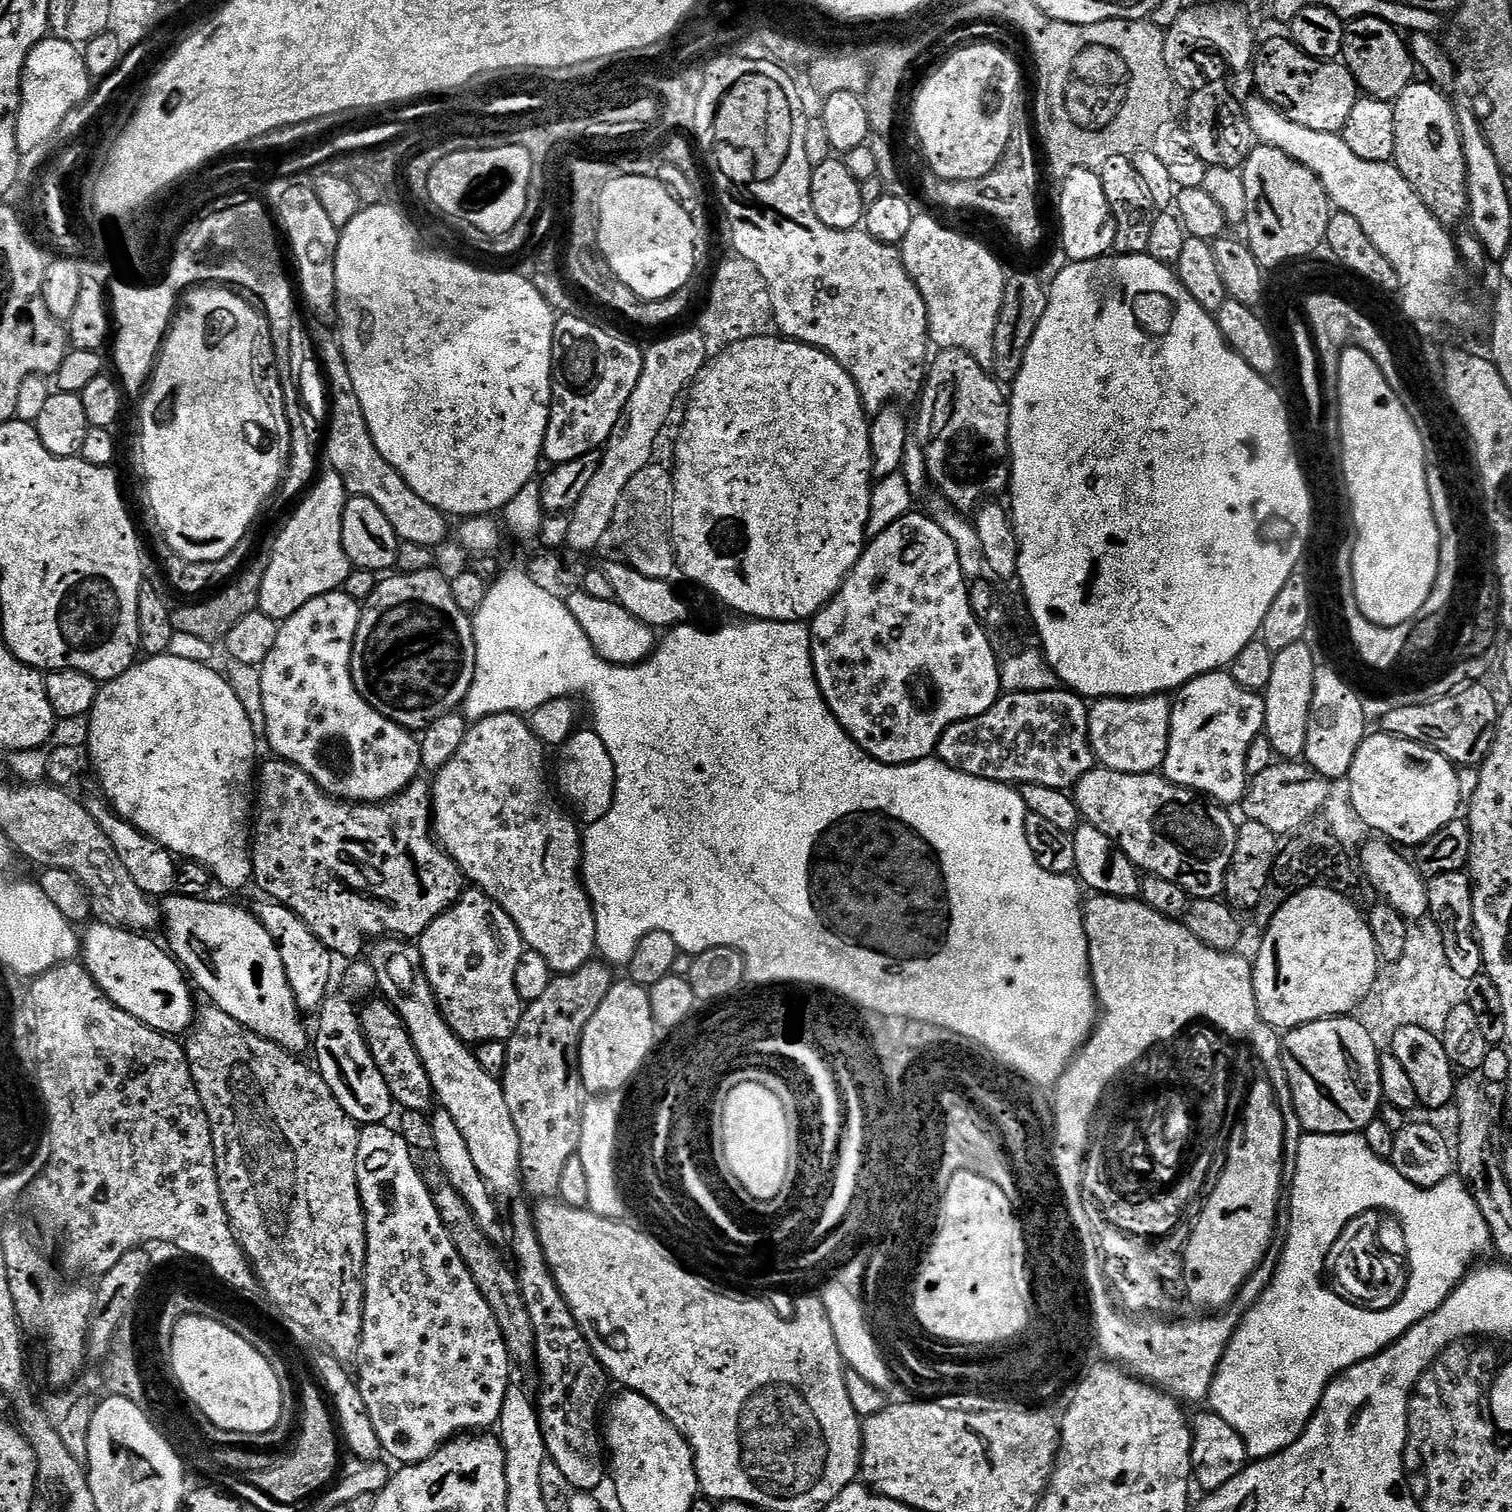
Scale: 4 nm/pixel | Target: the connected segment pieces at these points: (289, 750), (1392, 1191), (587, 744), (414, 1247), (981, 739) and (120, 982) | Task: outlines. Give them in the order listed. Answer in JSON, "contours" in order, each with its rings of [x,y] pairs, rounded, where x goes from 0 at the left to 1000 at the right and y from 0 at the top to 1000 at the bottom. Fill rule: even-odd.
{"contours":[[[[223,390],[218,393],[213,393],[210,396],[202,398],[202,401],[200,401],[200,403],[197,403],[191,410],[188,410],[185,413],[184,425],[181,425],[181,430],[179,430],[179,433],[175,436],[175,438],[171,440],[173,451],[173,468],[175,468],[176,472],[175,487],[177,489],[178,493],[183,497],[181,498],[185,502],[190,503],[194,507],[199,508],[202,512],[205,512],[207,517],[216,526],[236,532],[251,532],[252,529],[259,529],[269,519],[272,519],[273,516],[278,513],[278,491],[271,482],[267,481],[265,479],[261,479],[258,475],[255,475],[253,472],[250,472],[250,470],[243,466],[239,462],[239,459],[237,459],[237,456],[234,454],[234,448],[233,448],[233,431],[234,430],[234,425],[237,419],[237,411],[239,409],[238,402],[239,402],[239,397],[230,394],[227,390]]],[[[866,749],[860,753],[858,771],[856,774],[854,794],[851,797],[852,820],[849,821],[849,828],[847,830],[847,834],[840,851],[837,851],[835,858],[832,858],[832,861],[823,870],[823,874],[819,877],[819,880],[812,891],[812,894],[806,903],[802,919],[800,919],[798,925],[801,933],[804,934],[810,940],[813,940],[813,943],[816,943],[816,946],[819,946],[819,948],[821,948],[821,954],[824,954],[826,964],[842,963],[847,960],[851,956],[853,956],[856,952],[862,948],[862,944],[865,942],[865,938],[873,929],[874,922],[878,919],[880,913],[883,913],[887,907],[895,905],[898,901],[905,899],[907,897],[911,897],[914,892],[917,892],[918,890],[930,883],[931,880],[935,878],[938,873],[942,873],[948,866],[951,866],[951,864],[954,864],[954,861],[966,850],[966,847],[971,843],[974,837],[978,834],[976,833],[983,825],[985,827],[987,825],[988,821],[985,813],[983,811],[983,806],[980,806],[980,800],[978,800],[975,792],[971,789],[971,785],[966,781],[965,777],[960,777],[956,777],[948,786],[938,786],[935,782],[931,781],[927,776],[925,776],[925,774],[917,767],[910,765],[906,758],[904,757],[901,751],[878,751],[877,750]],[[897,817],[913,817],[913,825],[915,827],[915,842],[913,843],[913,847],[911,849],[907,849],[907,839],[905,837],[904,832],[899,829],[899,820]],[[884,838],[886,838],[886,854],[878,852],[873,847],[873,843],[878,839]]],[[[382,483],[373,492],[370,493],[370,506],[368,508],[368,513],[370,515],[370,521],[373,526],[384,536],[383,542],[391,544],[398,541],[405,532],[407,522],[407,507],[394,483]]],[[[256,743],[253,743],[242,743],[238,746],[238,752],[237,753],[237,766],[235,767],[235,776],[237,776],[237,787],[238,788],[238,794],[241,798],[241,810],[242,811],[242,819],[243,819],[243,829],[242,829],[242,835],[241,835],[241,874],[239,874],[239,882],[238,883],[238,893],[235,895],[235,901],[238,902],[238,910],[237,907],[237,915],[238,917],[238,921],[239,922],[239,927],[242,927],[242,933],[245,935],[245,940],[247,940],[247,946],[251,952],[252,958],[255,961],[257,960],[261,965],[265,966],[265,969],[276,968],[282,964],[284,964],[284,962],[287,962],[292,956],[296,954],[297,952],[305,948],[315,948],[318,946],[323,946],[325,943],[330,942],[331,936],[332,935],[332,927],[335,925],[337,913],[336,913],[336,902],[337,903],[337,897],[335,893],[335,888],[332,885],[332,880],[329,880],[329,874],[327,872],[327,866],[324,866],[324,864],[321,861],[321,858],[319,858],[319,856],[316,853],[316,851],[313,848],[313,845],[311,845],[311,840],[308,840],[308,835],[306,835],[306,832],[303,829],[303,827],[300,824],[300,821],[298,819],[298,816],[295,813],[295,811],[292,808],[292,806],[290,803],[290,800],[286,794],[286,790],[283,787],[281,778],[278,778],[278,775],[275,773],[275,770],[272,768],[274,762],[271,759],[269,755],[267,754],[264,748],[261,745],[257,746]]],[[[708,456],[668,458],[652,472],[635,476],[624,483],[618,499],[626,507],[650,516],[709,522],[716,512],[726,507],[720,487],[720,469],[718,461]]],[[[73,610],[68,610],[59,610],[58,612],[59,614],[54,616],[54,637],[62,647],[63,651],[71,658],[73,663],[75,663],[81,668],[83,668],[83,671],[91,673],[91,676],[105,683],[108,683],[110,685],[121,686],[128,677],[128,654],[126,653],[126,648],[122,641],[108,626],[106,628],[97,618],[86,616]]]]}

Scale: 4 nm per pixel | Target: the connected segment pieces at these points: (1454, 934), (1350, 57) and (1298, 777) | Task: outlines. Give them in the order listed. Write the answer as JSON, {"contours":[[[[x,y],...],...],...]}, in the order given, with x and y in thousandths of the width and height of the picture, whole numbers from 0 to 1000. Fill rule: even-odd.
{"contours":[[[[970,576],[951,578],[944,583],[944,606],[950,610],[952,624],[959,636],[959,642],[964,644],[967,649],[972,649],[979,645],[981,640],[981,631],[978,620],[976,618],[975,599],[974,599],[974,582]],[[952,616],[952,616],[952,616]]],[[[908,11],[892,13],[889,17],[889,33],[888,41],[897,52],[899,60],[909,66],[923,67],[935,54],[934,50],[938,48],[938,43],[934,38],[932,30],[927,22],[919,15]]],[[[842,504],[839,509],[827,514],[823,524],[821,535],[825,542],[829,542],[831,548],[841,551],[845,554],[852,553],[862,545],[872,540],[876,536],[879,517],[872,513],[862,504]]]]}

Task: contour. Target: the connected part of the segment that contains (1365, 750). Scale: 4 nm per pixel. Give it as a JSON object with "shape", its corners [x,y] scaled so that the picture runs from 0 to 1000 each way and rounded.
{"shape":[[[916,485],[903,486],[898,499],[893,507],[890,515],[893,517],[893,528],[898,540],[905,549],[913,550],[916,556],[929,562],[936,562],[946,552],[951,552],[956,544],[964,542],[967,537],[967,530],[964,525],[964,506],[961,505],[954,498],[950,497],[942,492],[927,489],[926,487]]]}

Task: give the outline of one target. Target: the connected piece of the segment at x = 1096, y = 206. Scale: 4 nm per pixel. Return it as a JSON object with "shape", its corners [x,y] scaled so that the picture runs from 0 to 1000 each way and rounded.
{"shape":[[[711,111],[708,112],[706,116],[703,117],[702,121],[704,122],[701,124],[701,159],[700,159],[700,163],[705,165],[707,173],[710,172],[726,172],[727,169],[733,169],[738,163],[738,146],[735,144],[735,140],[734,139],[734,134],[731,134],[731,126],[729,126],[729,118],[727,113],[721,111]]]}

